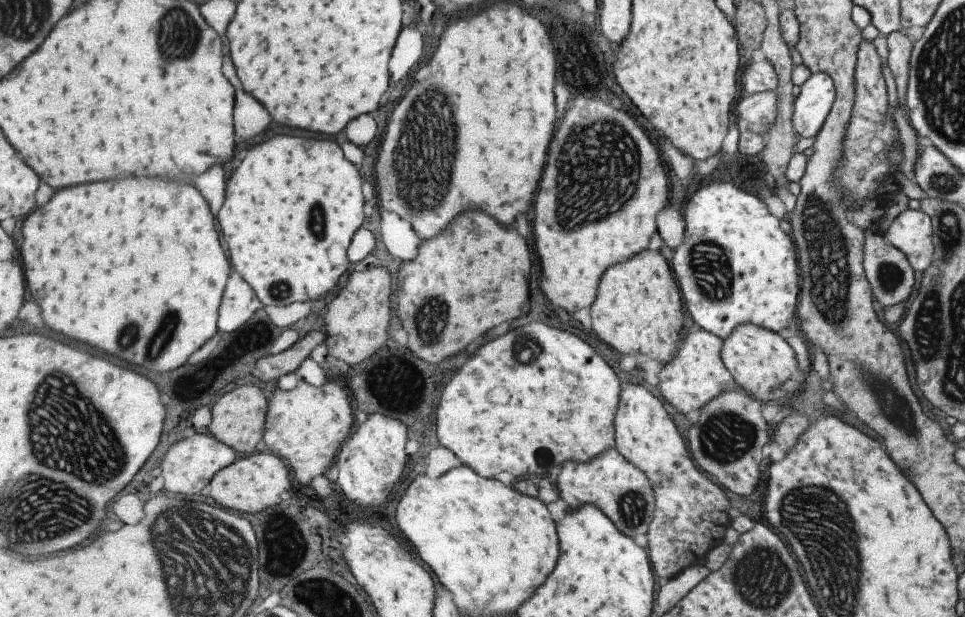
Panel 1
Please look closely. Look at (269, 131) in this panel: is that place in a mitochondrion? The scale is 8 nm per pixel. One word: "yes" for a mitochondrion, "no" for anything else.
no

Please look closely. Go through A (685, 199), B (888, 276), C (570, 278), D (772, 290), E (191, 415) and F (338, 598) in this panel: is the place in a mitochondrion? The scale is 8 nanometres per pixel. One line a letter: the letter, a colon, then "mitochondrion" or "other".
A: other
B: mitochondrion
C: other
D: other
E: other
F: other

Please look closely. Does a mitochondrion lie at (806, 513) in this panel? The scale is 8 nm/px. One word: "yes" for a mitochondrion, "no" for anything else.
yes

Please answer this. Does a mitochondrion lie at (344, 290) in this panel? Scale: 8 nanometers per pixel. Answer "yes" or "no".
no

